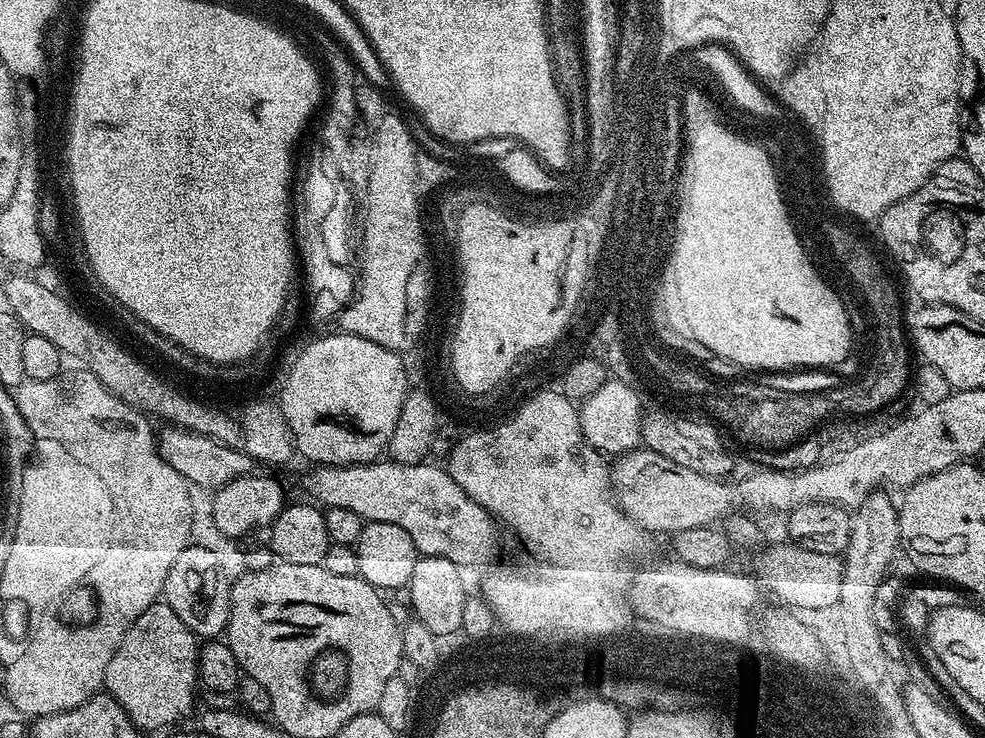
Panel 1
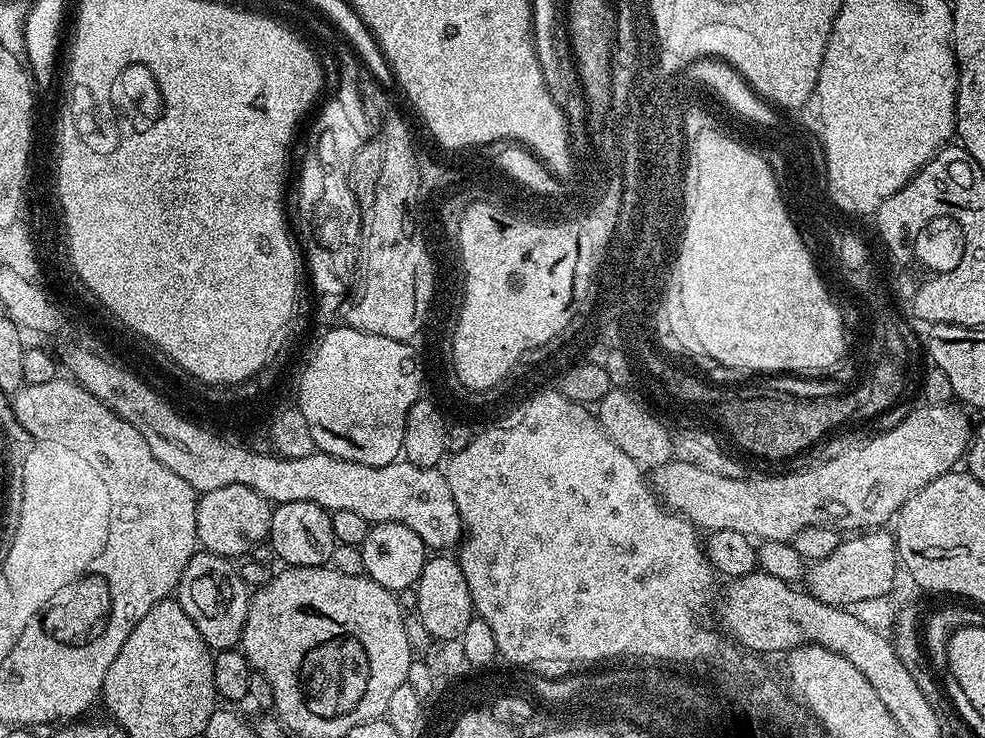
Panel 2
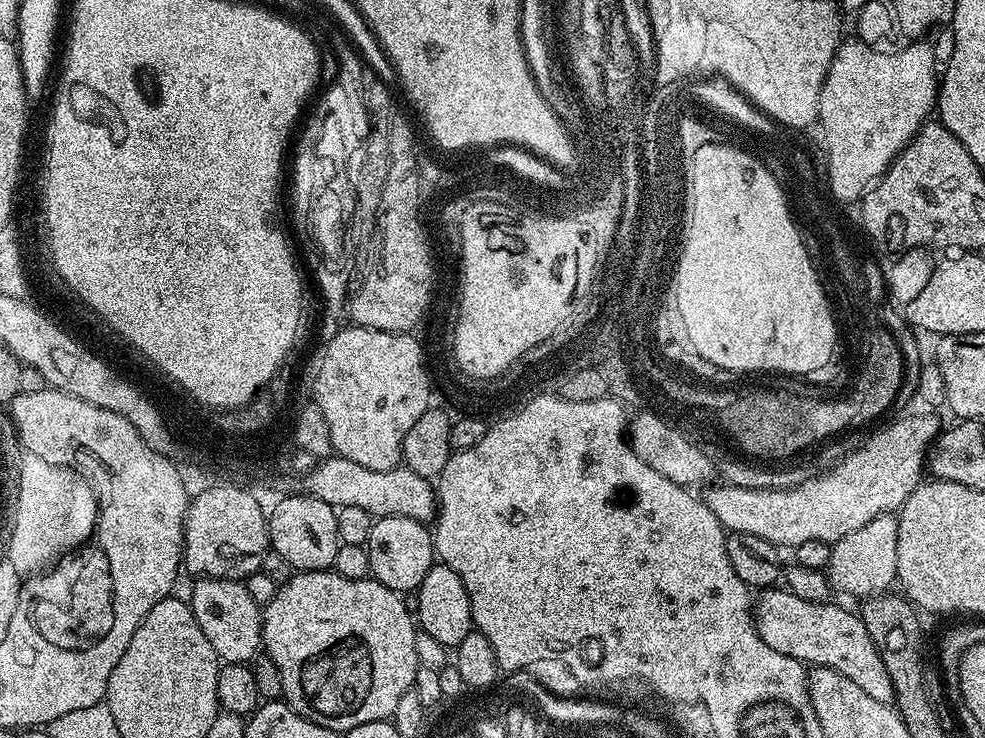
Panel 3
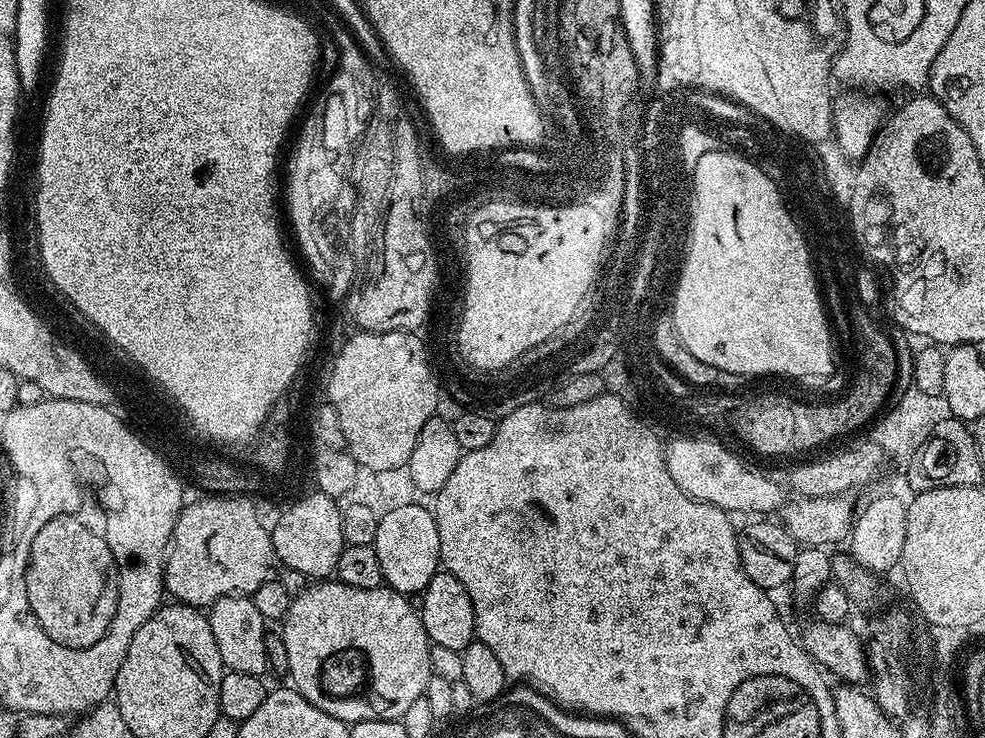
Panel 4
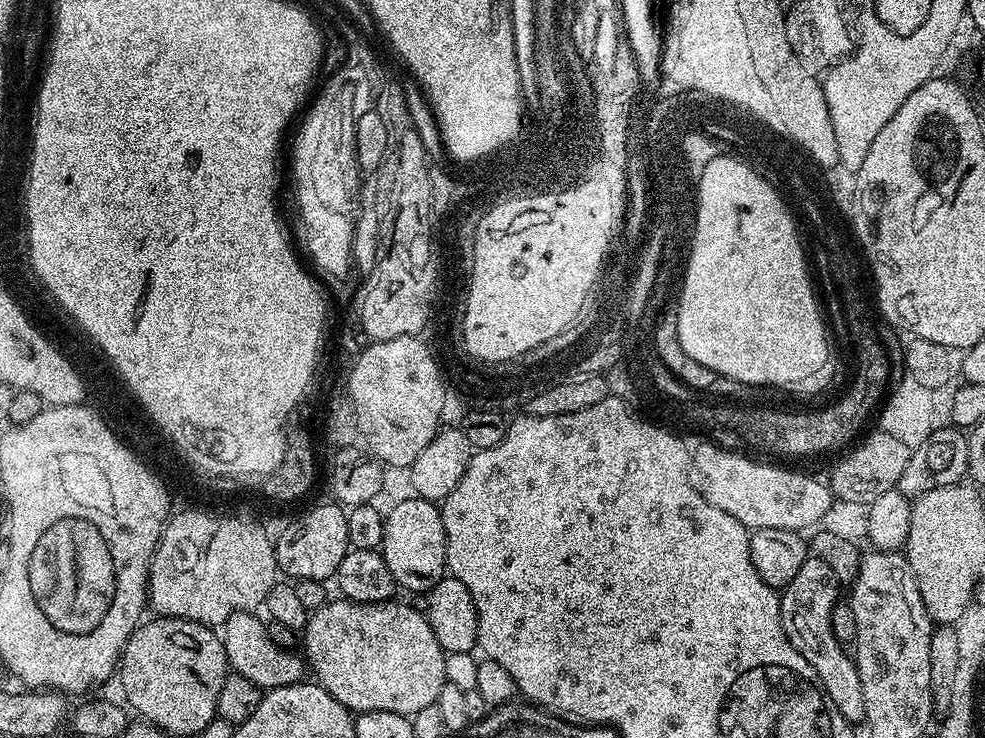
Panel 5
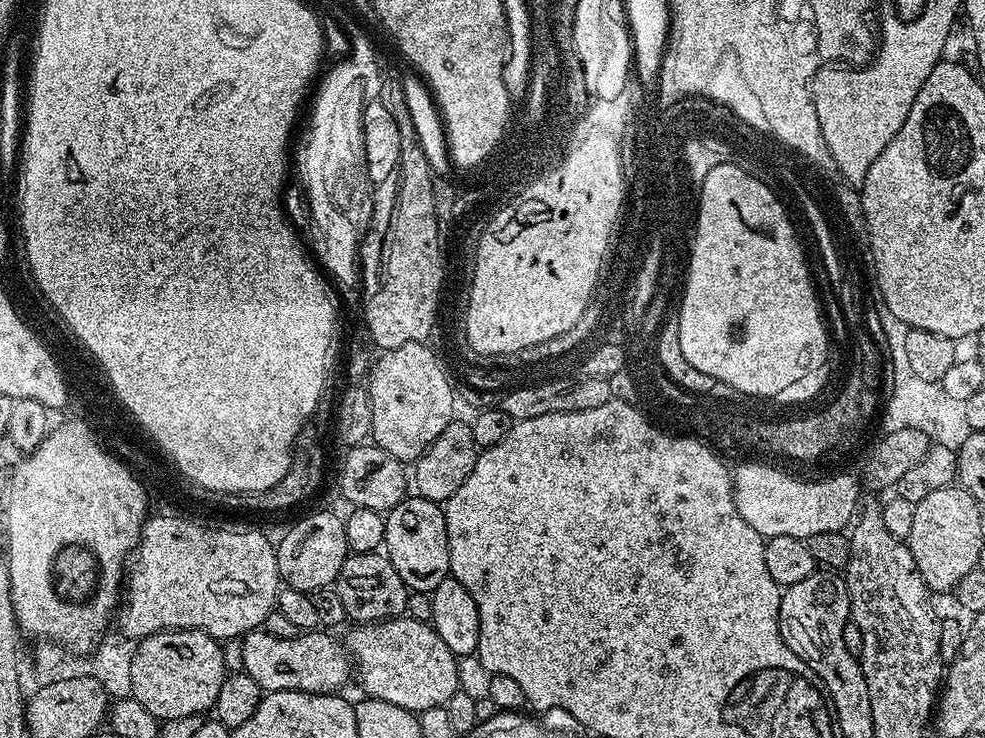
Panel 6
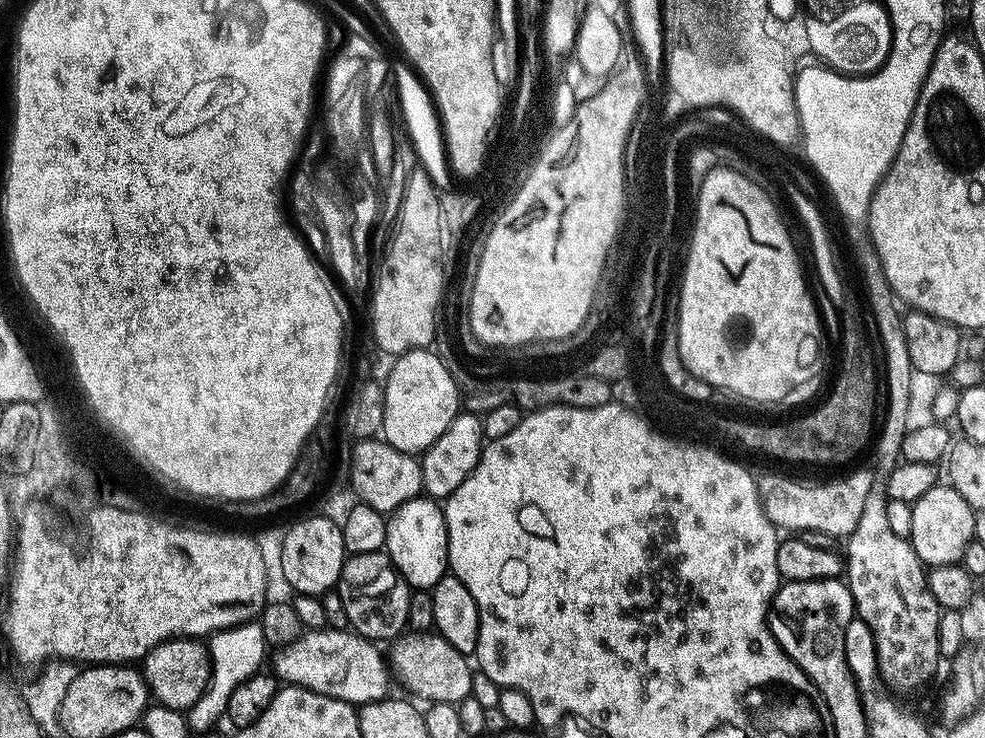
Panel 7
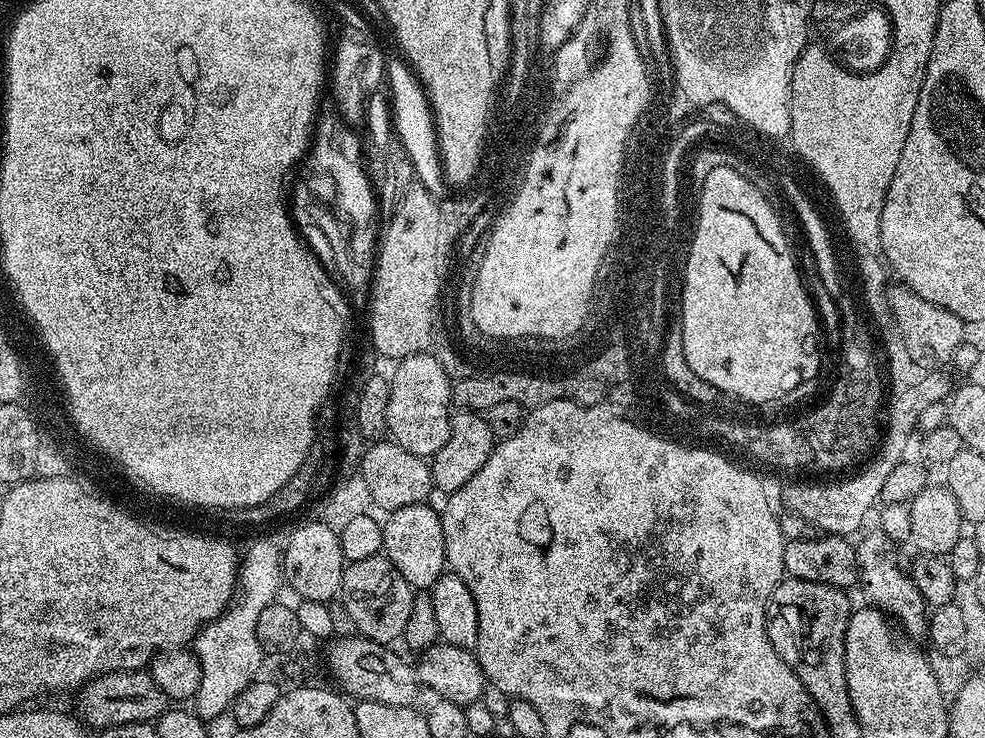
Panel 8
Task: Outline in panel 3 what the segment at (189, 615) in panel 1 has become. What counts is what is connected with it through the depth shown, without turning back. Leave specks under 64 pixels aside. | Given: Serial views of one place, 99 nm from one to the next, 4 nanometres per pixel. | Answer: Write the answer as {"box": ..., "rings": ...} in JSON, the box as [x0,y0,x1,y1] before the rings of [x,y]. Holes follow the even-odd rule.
{"box":[192,578,262,664],"rings":[[[200,578],[192,588],[192,613],[202,626],[202,634],[210,638],[216,655],[226,664],[248,664],[255,661],[262,648],[262,608],[250,598],[239,580]]]}

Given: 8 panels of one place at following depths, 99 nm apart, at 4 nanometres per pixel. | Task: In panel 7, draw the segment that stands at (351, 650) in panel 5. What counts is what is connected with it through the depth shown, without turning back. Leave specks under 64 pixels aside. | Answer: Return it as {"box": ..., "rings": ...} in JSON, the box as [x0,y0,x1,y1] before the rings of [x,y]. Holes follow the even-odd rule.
{"box":[390,630,473,704],"rings":[[[408,630],[396,637],[390,656],[390,672],[400,679],[400,684],[413,697],[421,696],[424,702],[455,704],[472,695],[473,665],[469,657],[463,656],[450,642],[446,642],[435,631]]]}

